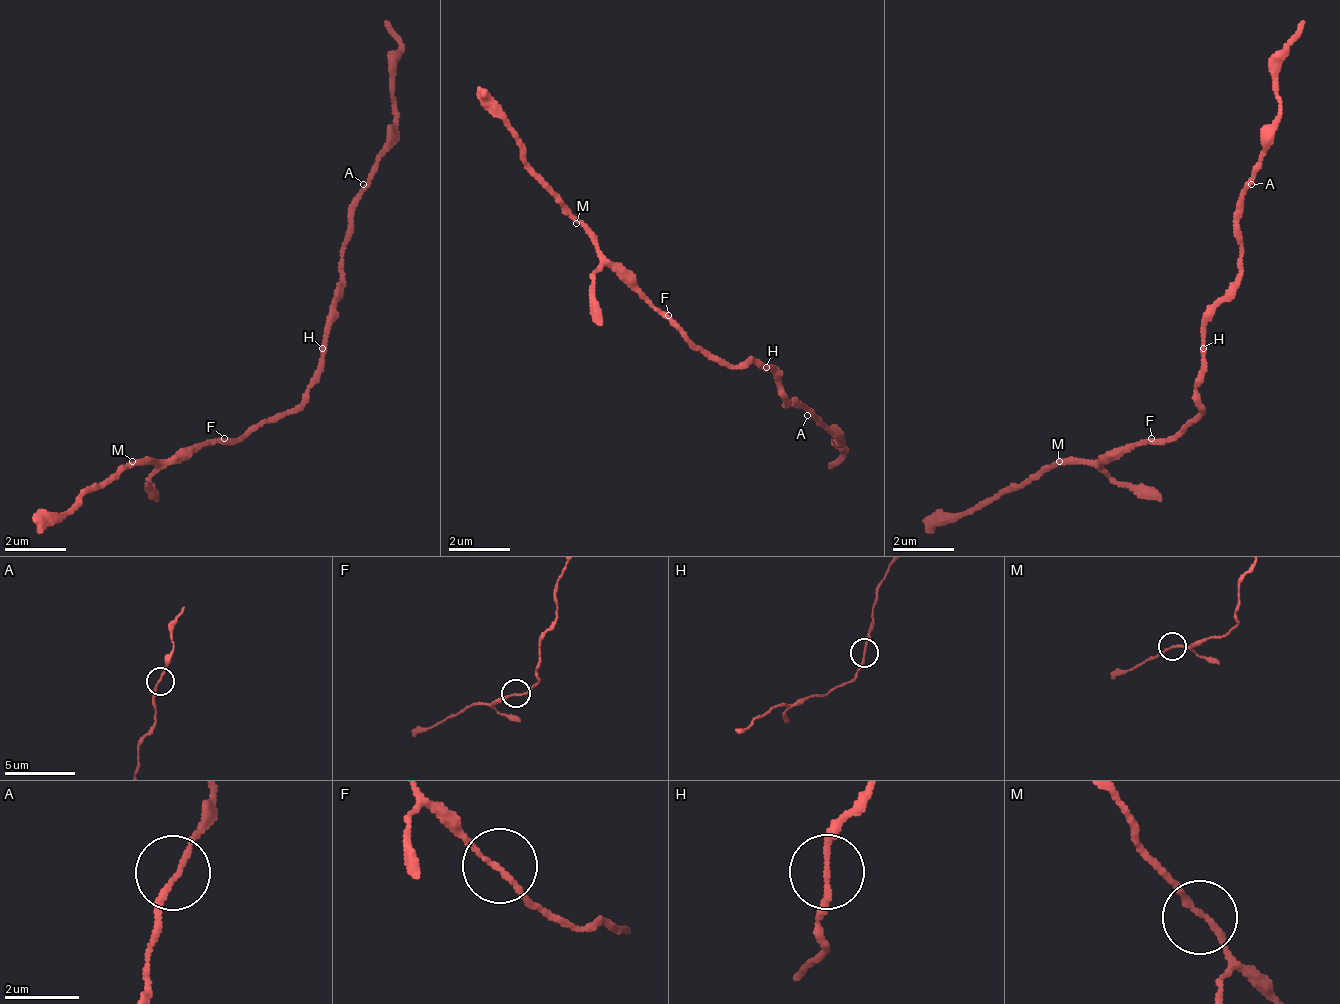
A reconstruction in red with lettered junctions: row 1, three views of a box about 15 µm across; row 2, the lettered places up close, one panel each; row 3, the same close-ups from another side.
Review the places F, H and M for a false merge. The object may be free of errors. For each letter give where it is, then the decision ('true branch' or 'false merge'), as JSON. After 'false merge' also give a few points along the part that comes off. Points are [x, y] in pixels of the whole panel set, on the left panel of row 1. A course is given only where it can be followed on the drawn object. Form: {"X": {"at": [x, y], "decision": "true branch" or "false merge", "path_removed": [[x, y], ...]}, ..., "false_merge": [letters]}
{"F": {"at": [224, 438], "decision": "true branch"}, "H": {"at": [322, 348], "decision": "true branch"}, "M": {"at": [132, 461], "decision": "true branch"}, "false_merge": []}

